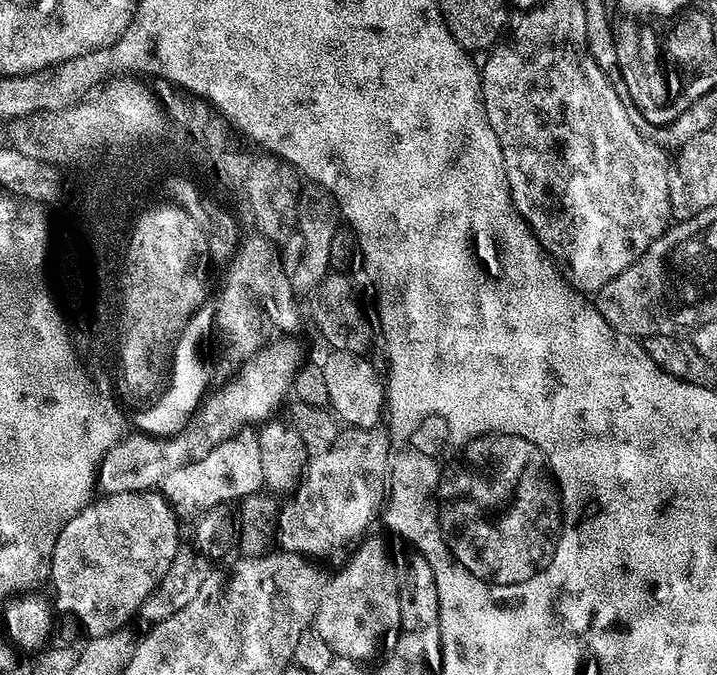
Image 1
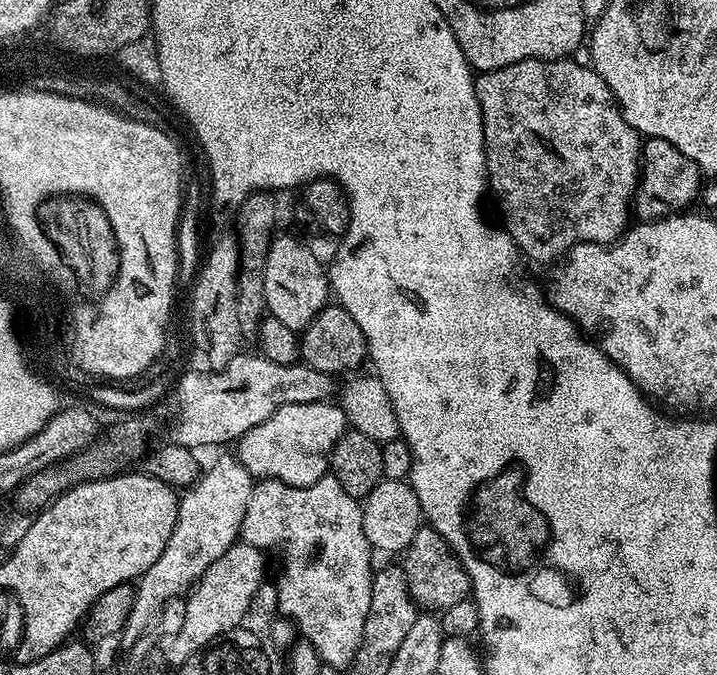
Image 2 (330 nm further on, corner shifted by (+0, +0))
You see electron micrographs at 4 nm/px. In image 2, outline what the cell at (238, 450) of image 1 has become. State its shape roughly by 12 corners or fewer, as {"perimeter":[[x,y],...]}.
{"perimeter":[[339,403],[284,405],[240,437],[254,478],[305,488],[348,427]]}

